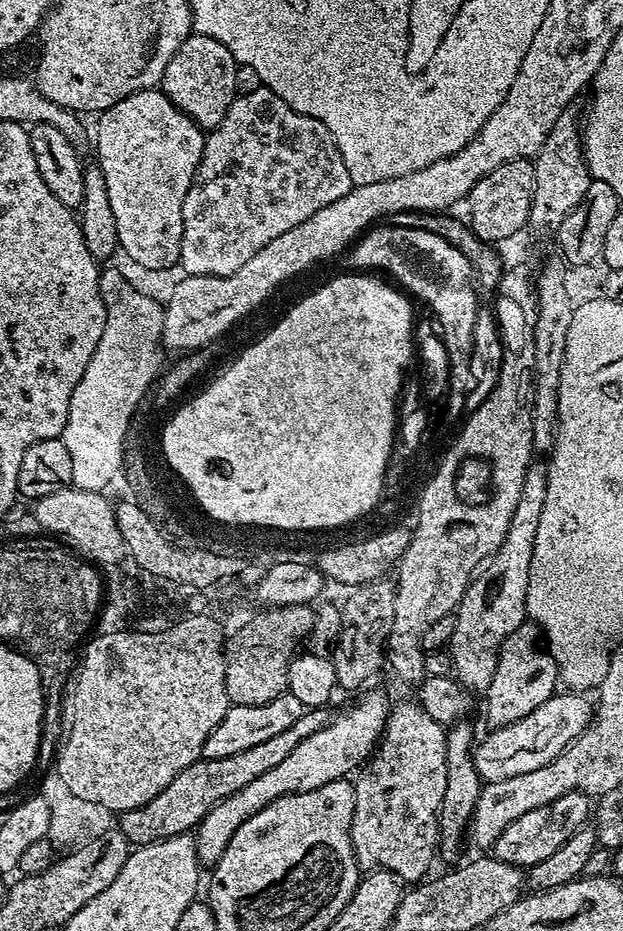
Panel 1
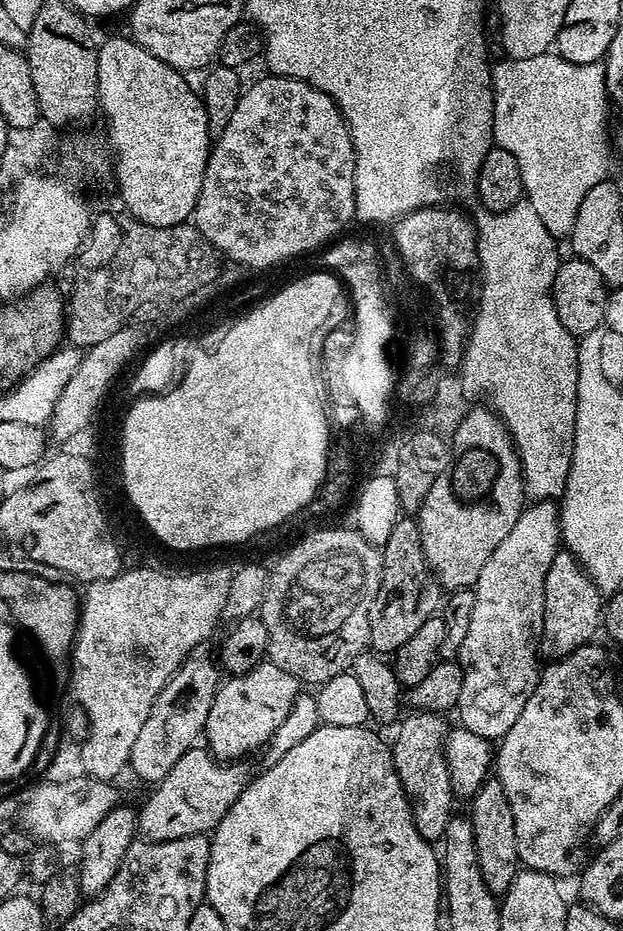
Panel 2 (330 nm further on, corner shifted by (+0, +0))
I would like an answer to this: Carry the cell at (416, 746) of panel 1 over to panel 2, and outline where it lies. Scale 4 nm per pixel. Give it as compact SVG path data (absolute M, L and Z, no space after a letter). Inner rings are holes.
M474 407L468 410L453 434L451 460L448 468L440 474L435 487L430 487L423 504L418 509L420 541L428 567L433 576L445 589L472 588L476 576L486 566L486 558L494 554L498 542L510 534L514 522L518 522L520 511L526 507L526 485L524 471L520 468L520 456L516 453L516 443L508 433L503 420L492 411L491 407Z

